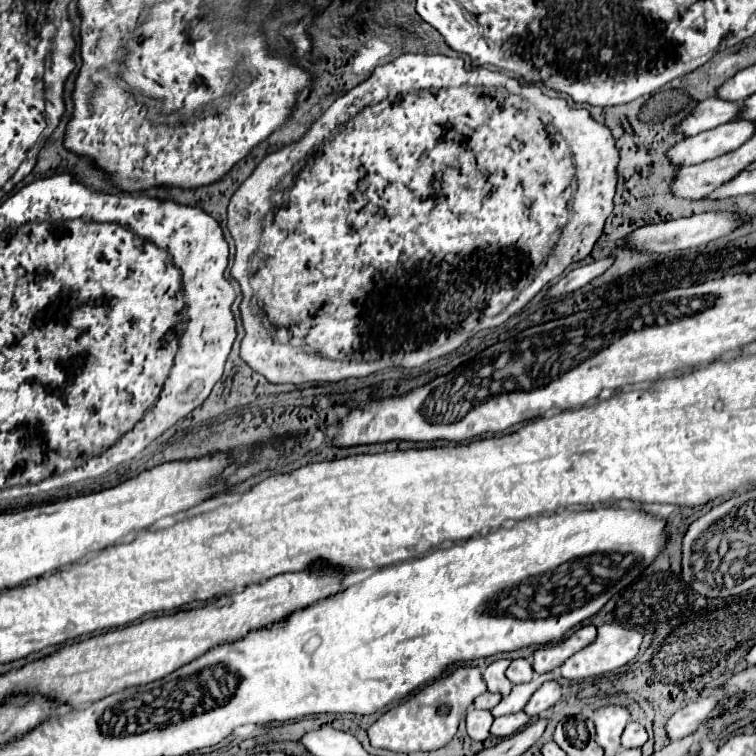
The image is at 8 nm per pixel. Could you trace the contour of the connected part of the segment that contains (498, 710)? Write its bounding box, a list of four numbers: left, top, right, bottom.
[492,675,546,717]

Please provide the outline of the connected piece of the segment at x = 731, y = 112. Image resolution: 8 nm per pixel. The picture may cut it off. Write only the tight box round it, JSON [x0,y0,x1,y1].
[674,97,740,137]

